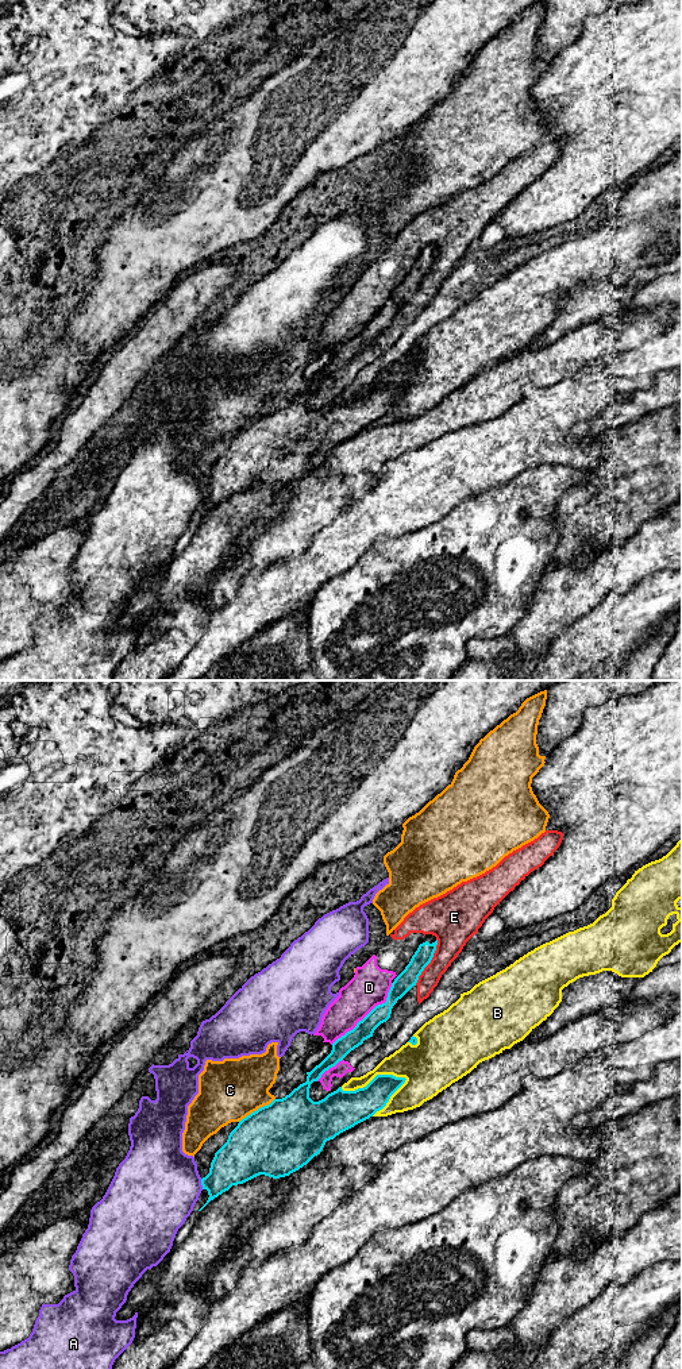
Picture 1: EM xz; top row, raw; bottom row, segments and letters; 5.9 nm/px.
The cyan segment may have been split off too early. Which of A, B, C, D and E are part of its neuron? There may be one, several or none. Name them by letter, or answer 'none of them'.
none of them

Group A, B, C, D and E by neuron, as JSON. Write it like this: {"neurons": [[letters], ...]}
{"neurons": [["A"], ["B"], ["C"], ["D", "E"]]}

